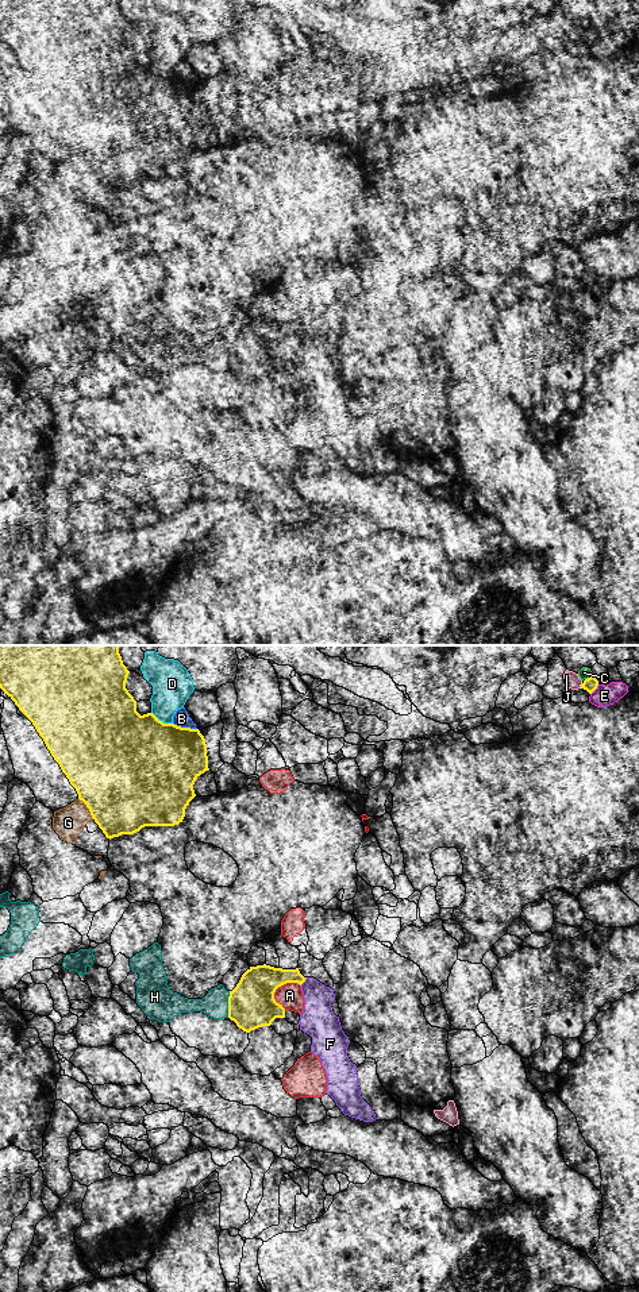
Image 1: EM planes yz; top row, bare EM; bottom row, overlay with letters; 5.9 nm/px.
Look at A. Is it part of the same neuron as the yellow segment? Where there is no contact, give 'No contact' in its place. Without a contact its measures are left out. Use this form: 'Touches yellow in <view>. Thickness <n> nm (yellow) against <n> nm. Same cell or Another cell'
Touches yellow in yz. Thickness 280 nm (yellow) against 150 nm. Another cell

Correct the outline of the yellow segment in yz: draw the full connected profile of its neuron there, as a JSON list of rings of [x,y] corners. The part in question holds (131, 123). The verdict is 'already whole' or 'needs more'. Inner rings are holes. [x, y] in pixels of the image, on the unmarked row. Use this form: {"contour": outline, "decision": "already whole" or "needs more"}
{"contour": [[[0,0],[0,41],[32,74],[51,108],[76,140],[78,151],[86,157],[92,170],[109,192],[122,186],[134,186],[145,178],[174,178],[182,174],[186,158],[196,149],[193,142],[196,131],[209,122],[205,90],[199,81],[163,76],[153,65],[140,68],[136,63],[136,53],[126,41],[128,26],[119,0]]], "decision": "already whole"}

